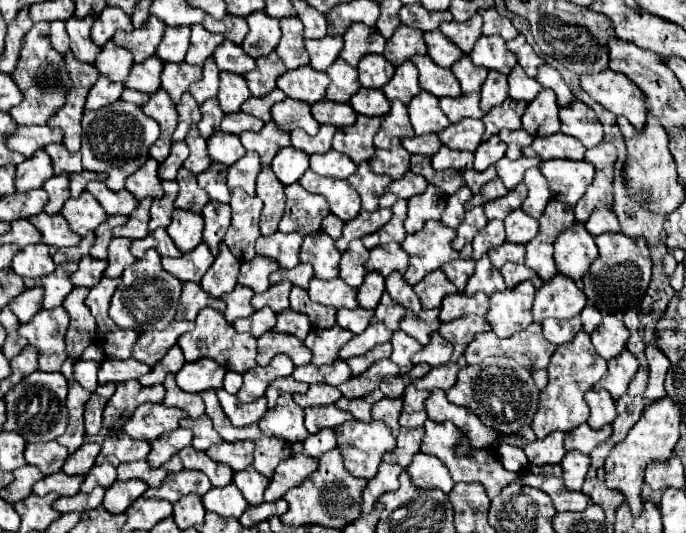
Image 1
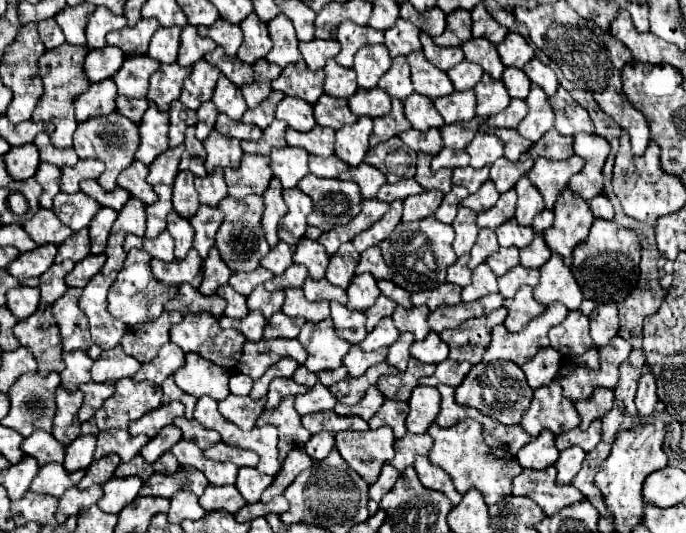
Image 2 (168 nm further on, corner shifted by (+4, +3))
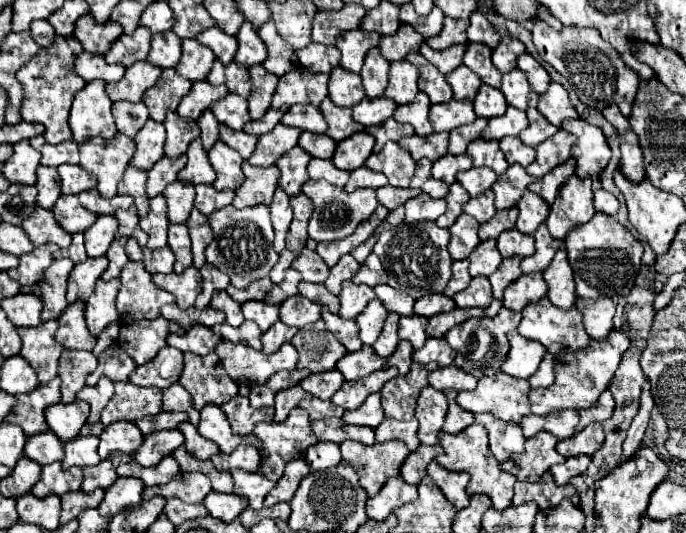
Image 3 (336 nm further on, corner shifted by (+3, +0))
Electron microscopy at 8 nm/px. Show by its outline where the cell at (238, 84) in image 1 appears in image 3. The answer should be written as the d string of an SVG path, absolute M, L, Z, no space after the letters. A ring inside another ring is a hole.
M228 93L228 97L216 101L210 109L218 123L228 125L230 129L242 129L250 121L248 101L244 97L238 97L236 93Z

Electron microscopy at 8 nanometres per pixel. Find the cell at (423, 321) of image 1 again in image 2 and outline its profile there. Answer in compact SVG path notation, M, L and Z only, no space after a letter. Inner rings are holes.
M397 306L395 308L395 314L393 314L393 322L395 322L395 328L399 332L413 332L417 340L425 338L431 330L429 330L429 324L427 324L427 316L429 316L429 308L427 306L413 306L411 310L405 310L403 306Z

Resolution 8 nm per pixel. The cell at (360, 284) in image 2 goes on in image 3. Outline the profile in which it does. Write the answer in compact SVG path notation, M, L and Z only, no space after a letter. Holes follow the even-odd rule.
M344 281L342 293L340 293L340 317L342 319L354 319L358 313L362 313L362 309L372 299L376 299L376 293L372 287Z

